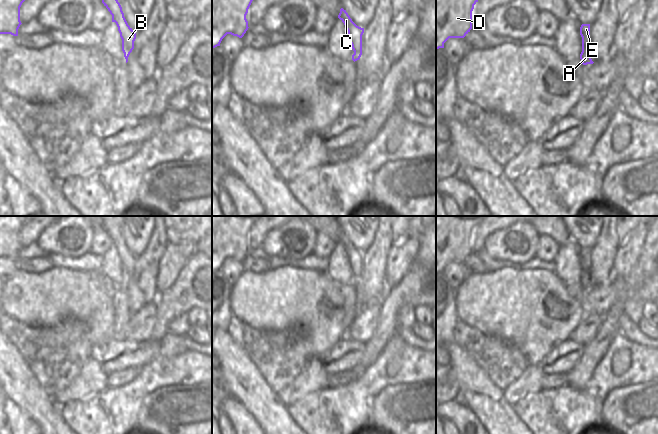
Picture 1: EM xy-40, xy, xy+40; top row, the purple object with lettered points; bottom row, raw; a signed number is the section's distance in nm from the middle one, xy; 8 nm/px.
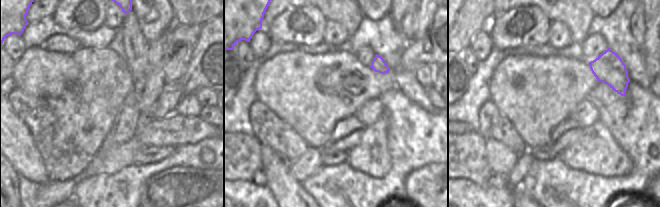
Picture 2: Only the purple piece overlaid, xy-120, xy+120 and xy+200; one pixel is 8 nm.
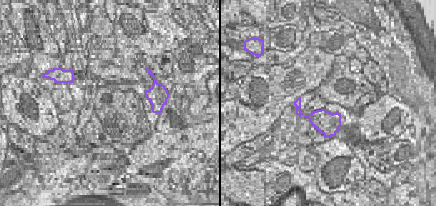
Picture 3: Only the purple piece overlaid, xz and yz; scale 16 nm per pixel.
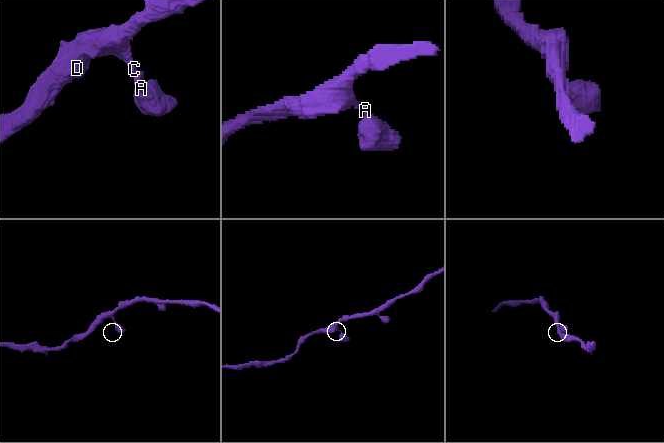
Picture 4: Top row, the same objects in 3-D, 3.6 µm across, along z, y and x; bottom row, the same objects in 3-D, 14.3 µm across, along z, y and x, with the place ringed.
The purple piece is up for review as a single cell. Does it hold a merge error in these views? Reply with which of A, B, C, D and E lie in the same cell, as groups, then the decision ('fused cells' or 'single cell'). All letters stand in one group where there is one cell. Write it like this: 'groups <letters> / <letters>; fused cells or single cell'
groups A B C D E; single cell

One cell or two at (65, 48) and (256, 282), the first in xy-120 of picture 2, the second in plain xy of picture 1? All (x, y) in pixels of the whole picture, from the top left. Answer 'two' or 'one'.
two

